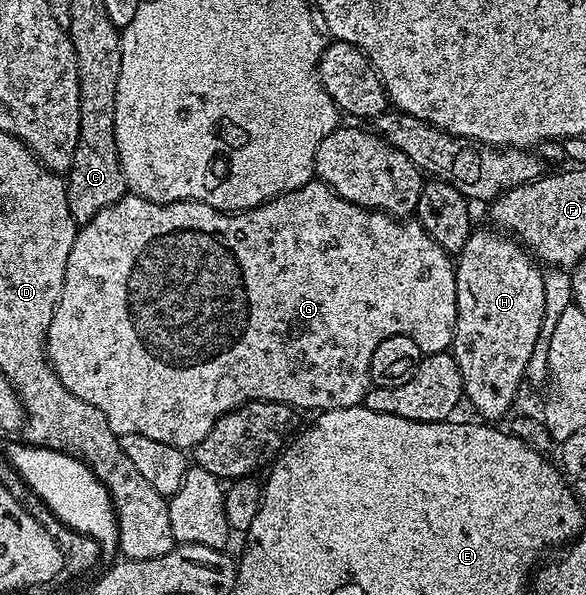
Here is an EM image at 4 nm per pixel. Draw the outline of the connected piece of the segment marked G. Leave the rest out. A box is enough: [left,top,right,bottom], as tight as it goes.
[47,180,457,449]

